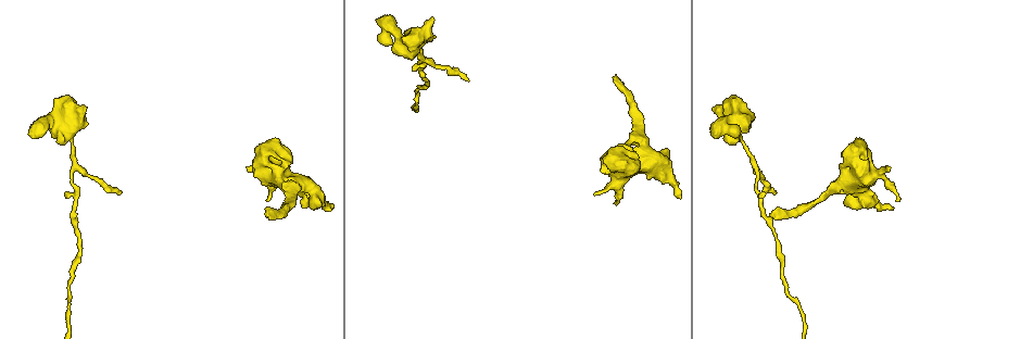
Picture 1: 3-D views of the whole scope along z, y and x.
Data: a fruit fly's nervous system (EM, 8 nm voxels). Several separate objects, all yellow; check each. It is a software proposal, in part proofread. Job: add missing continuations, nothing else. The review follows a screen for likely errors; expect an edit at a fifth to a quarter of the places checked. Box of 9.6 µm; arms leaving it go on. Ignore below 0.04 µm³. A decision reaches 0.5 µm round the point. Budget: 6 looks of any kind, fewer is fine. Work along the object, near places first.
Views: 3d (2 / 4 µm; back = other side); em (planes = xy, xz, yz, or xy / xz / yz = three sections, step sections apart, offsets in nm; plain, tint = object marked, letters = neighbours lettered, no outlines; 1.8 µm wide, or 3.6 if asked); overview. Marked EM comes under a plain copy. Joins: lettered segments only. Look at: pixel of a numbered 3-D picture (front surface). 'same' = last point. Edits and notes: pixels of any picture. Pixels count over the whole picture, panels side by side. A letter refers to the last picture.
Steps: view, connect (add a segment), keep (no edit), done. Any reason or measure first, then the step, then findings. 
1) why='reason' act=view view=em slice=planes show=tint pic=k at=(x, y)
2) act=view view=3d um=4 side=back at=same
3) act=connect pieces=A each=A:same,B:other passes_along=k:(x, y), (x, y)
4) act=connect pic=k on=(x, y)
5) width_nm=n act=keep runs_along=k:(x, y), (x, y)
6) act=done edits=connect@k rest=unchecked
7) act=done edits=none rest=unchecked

why='branch stops here' act=view view=3d um=2 side=back pic=1 at=(844, 202)

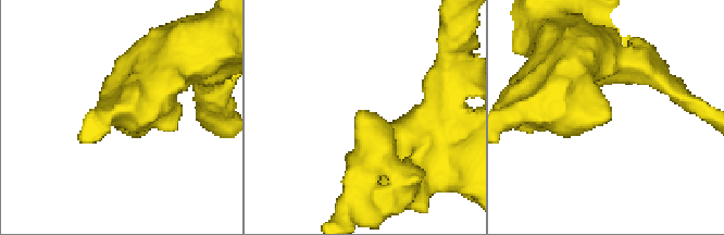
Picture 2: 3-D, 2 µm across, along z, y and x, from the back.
why='shape alone is not enough' act=view view=em um=3.6 slice=yz step=4 show=letters pic=2 at=(609, 112)

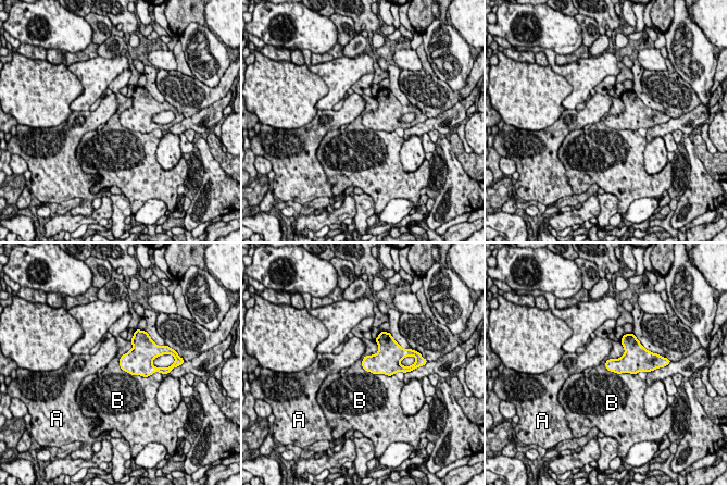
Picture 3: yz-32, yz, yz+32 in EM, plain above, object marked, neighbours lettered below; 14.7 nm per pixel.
act=keep each=A:other,B:other border=3:(620, 341), (605, 366), (637, 374) found='none of them fits'

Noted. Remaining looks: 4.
why='free end' act=view view=3d um=2 pic=1 at=(266, 200)

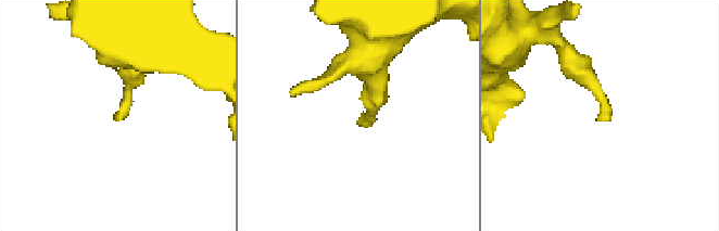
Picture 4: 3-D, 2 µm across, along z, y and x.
why='shape alone is not enough' act=view view=em slice=yz step=8 show=tint pic=4 at=(118, 118)

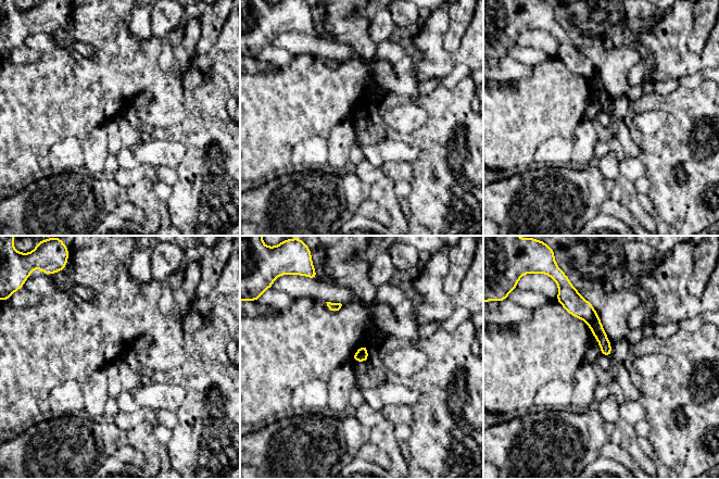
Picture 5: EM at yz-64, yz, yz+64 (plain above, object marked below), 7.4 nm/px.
act=view view=em slice=planes show=letters at=same

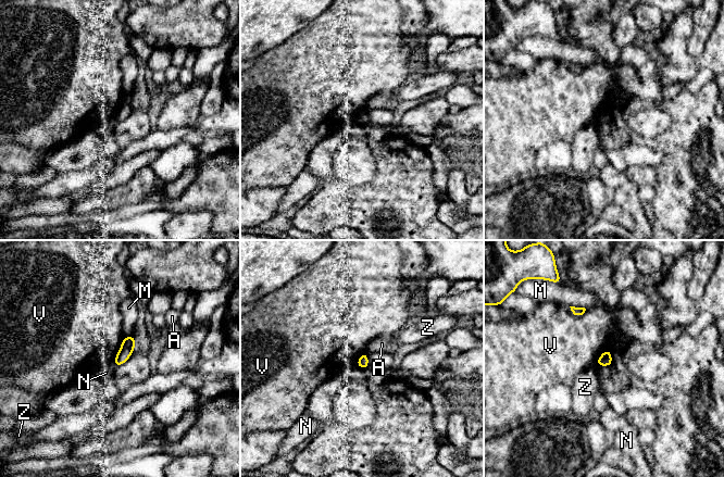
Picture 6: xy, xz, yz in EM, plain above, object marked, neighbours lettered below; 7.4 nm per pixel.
act=keep each=A:other,M:other,N:other,V:other,Z:other border=6:(569, 306), (574, 314), (586, 310) found='no lettered segment goes on from it'

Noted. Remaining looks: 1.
why='free end' act=view view=em slice=xz step=8 show=letters pic=1 at=(268, 215)

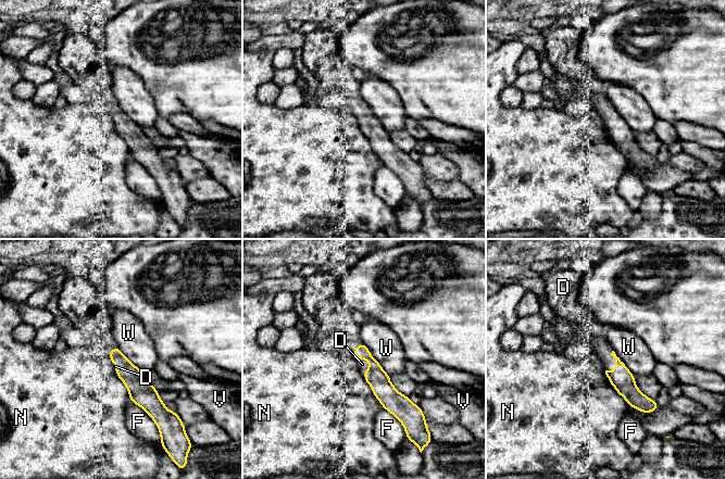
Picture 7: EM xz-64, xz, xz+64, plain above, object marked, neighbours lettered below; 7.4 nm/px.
act=connect pieces=D each=D:same,F:other,N:other,V:other,W:other found='the neuron continues'

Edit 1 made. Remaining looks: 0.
act=done edits=connect@7 rest=unchecked

